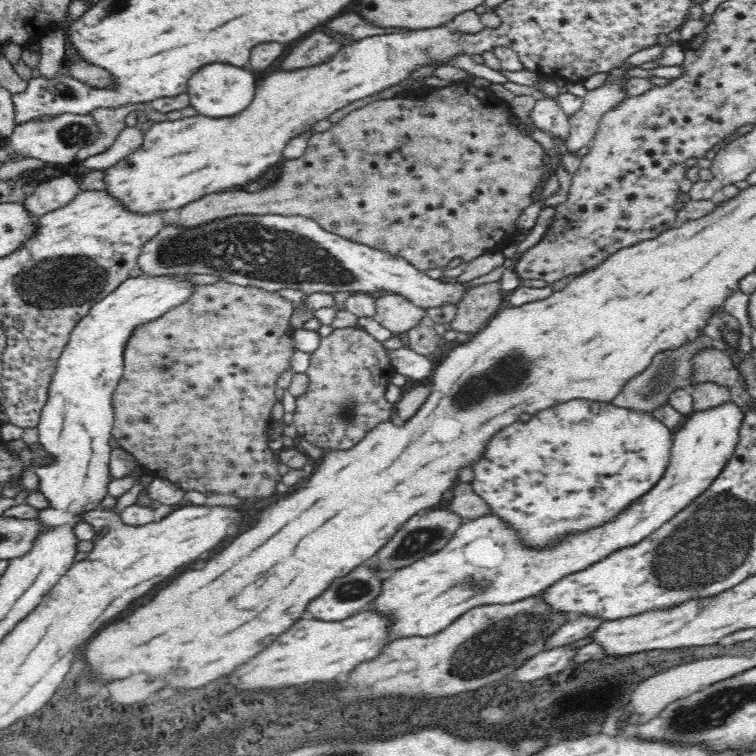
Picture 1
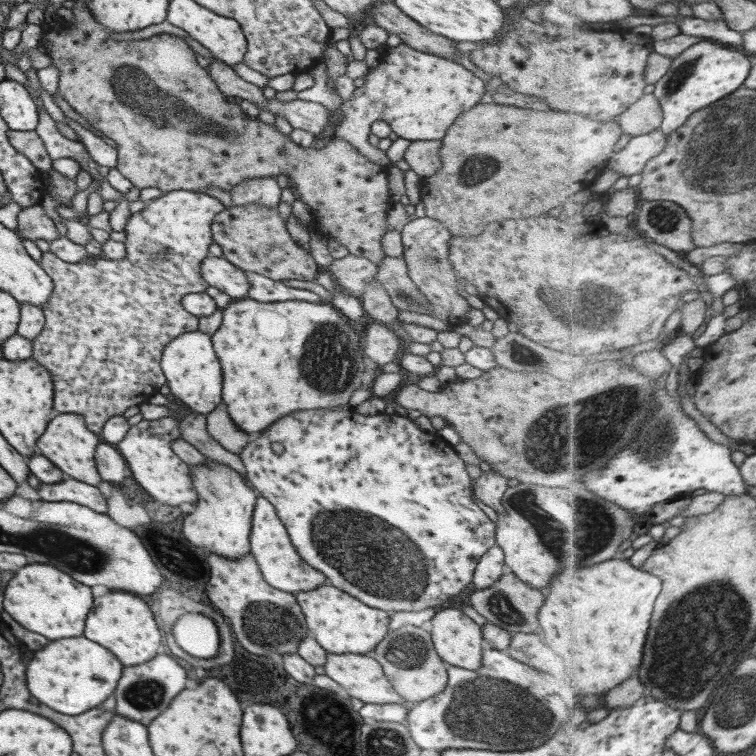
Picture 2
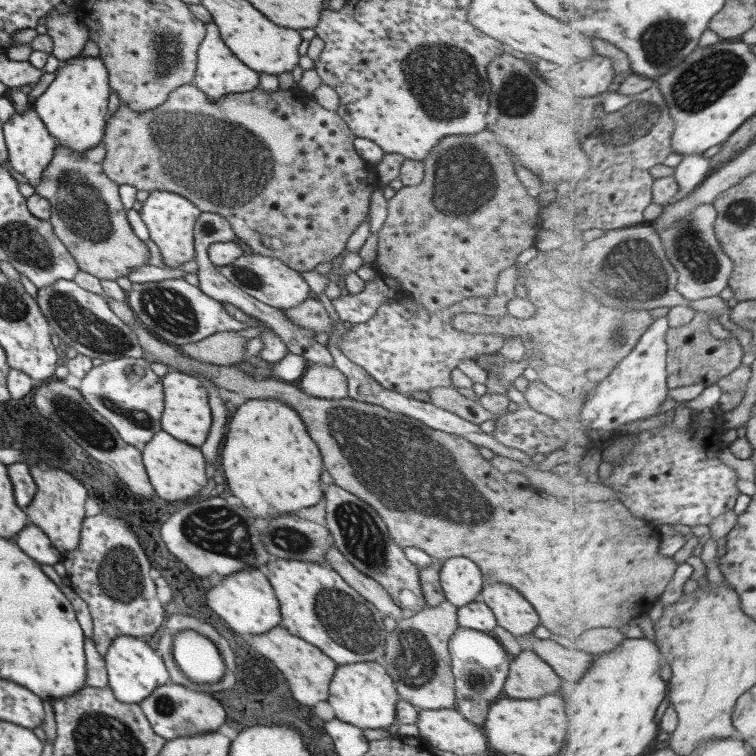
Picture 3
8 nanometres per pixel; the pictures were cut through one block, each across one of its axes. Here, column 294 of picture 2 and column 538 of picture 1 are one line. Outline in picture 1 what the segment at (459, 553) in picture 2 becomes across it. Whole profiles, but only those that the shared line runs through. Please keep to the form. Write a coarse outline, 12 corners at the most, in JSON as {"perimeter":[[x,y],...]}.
{"perimeter":[[564,402],[494,434],[472,490],[527,550],[664,478],[654,413]]}

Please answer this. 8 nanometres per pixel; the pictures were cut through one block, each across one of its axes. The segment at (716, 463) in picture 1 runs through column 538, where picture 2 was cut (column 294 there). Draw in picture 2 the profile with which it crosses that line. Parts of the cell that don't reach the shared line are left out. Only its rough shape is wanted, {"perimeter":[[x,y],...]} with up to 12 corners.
{"perimeter":[[257,496],[250,554],[286,593],[327,584],[295,553],[274,506]]}

